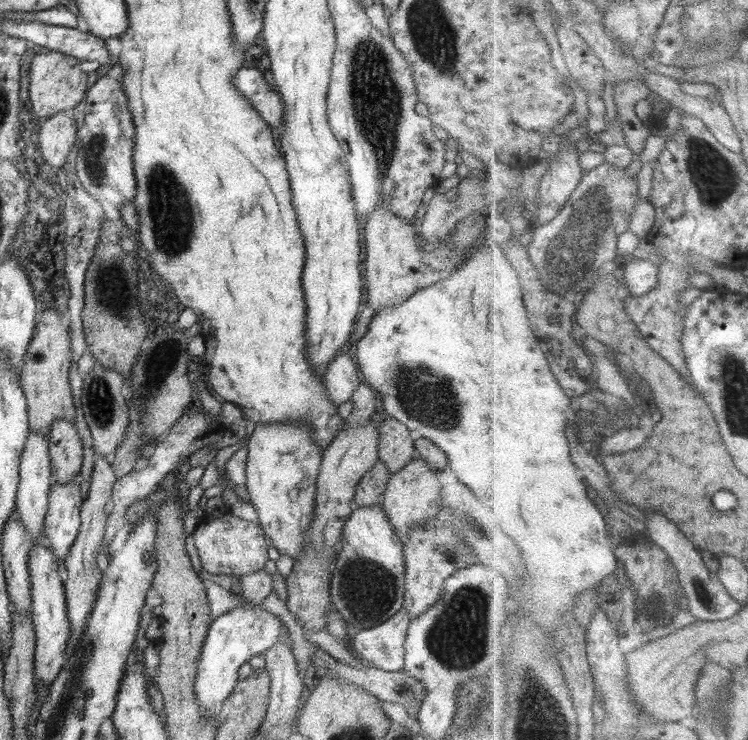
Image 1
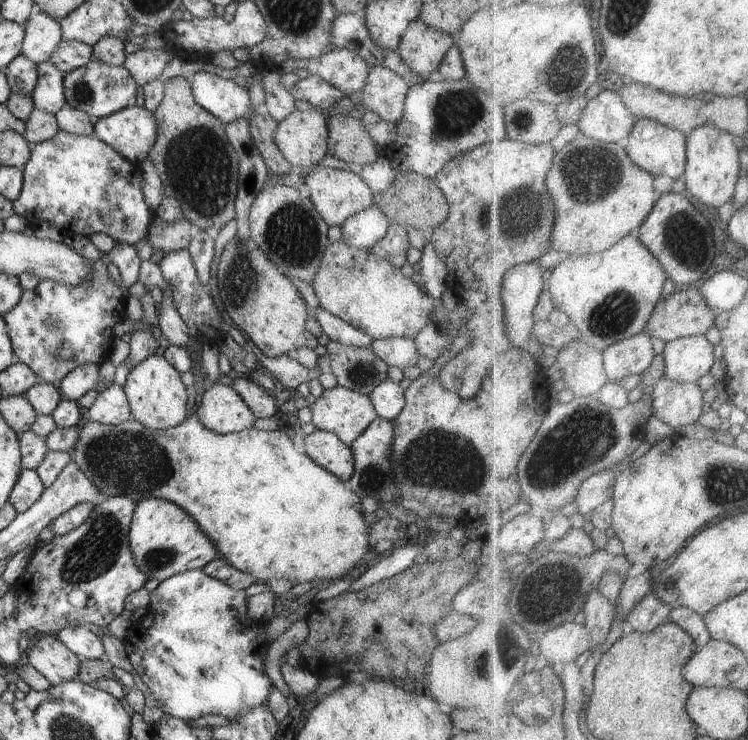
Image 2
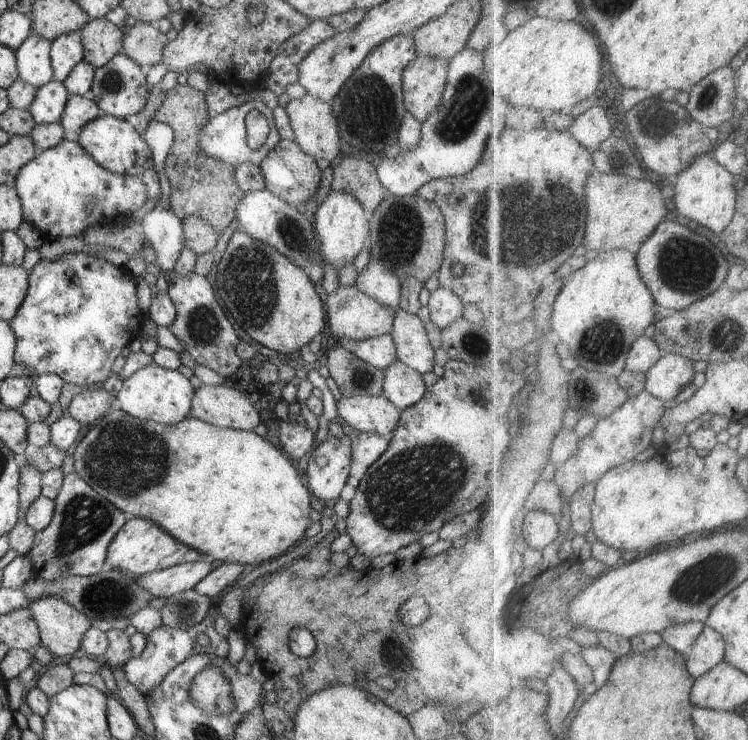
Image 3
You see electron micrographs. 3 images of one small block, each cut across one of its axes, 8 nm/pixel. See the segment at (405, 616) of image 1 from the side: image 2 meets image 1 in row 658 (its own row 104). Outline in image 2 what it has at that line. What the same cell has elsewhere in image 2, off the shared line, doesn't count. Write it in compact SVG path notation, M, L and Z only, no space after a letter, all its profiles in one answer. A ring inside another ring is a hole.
M391 65L371 67L362 104L379 114L382 121L396 124L402 118L409 85Z

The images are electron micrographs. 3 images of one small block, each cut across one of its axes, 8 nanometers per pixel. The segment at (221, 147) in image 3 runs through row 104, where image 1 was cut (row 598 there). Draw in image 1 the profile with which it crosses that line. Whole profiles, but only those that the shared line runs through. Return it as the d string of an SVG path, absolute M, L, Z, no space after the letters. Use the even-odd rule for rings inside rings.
M260 569L258 573L250 573L237 576L240 583L235 592L241 596L240 605L233 610L222 613L213 619L202 645L202 650L197 662L198 674L194 679L194 698L196 704L202 710L202 716L216 718L224 700L234 692L234 688L240 682L239 668L248 663L256 655L264 655L274 643L286 641L291 644L288 629L282 627L280 619L262 607L264 599L273 592L273 581L276 579L266 569Z

